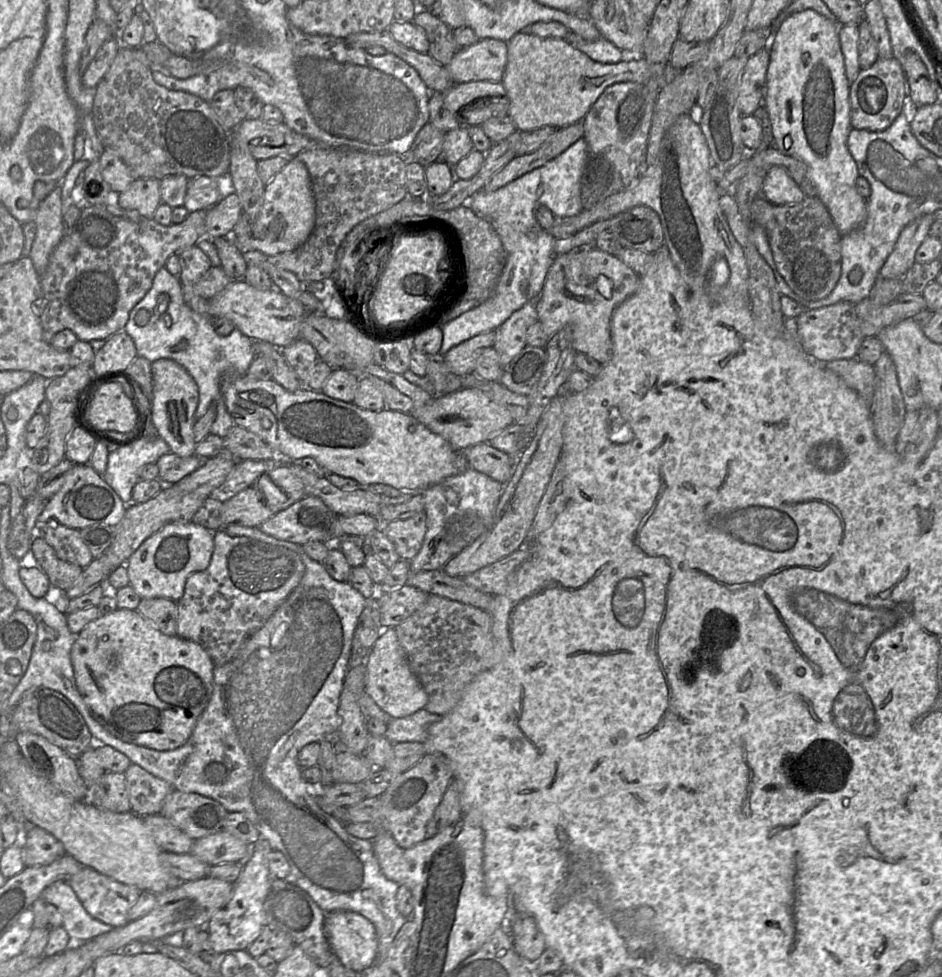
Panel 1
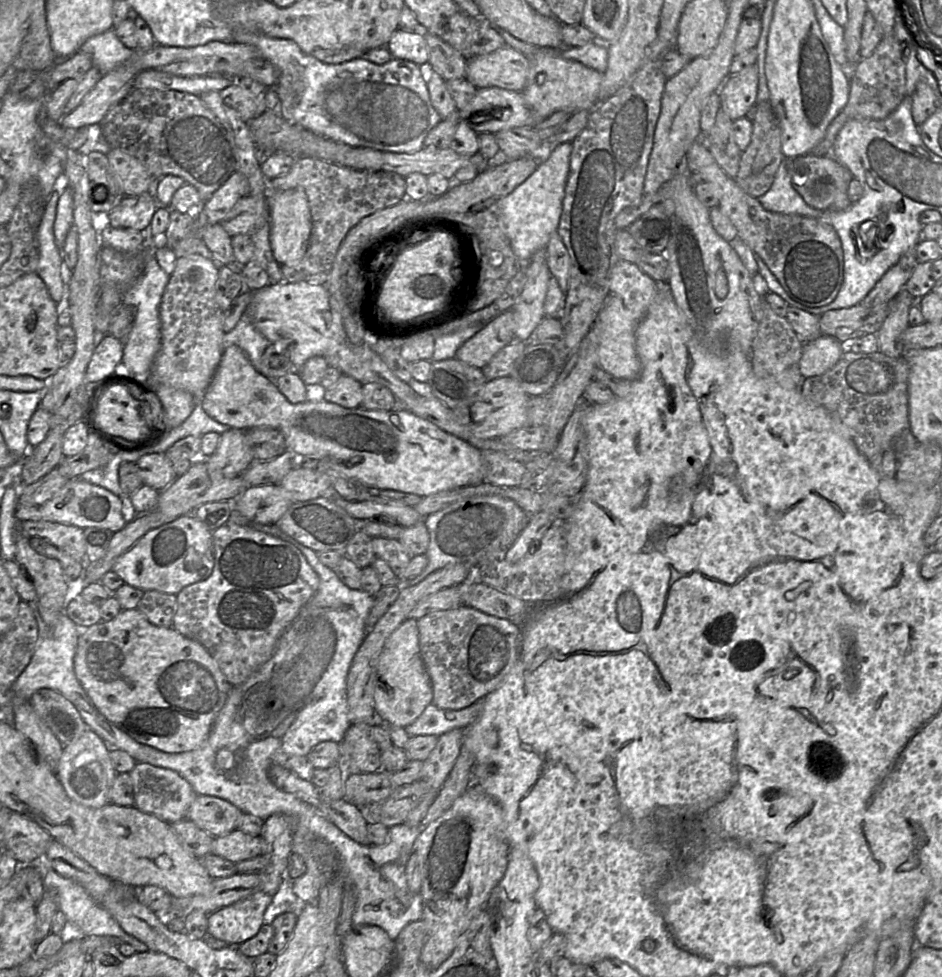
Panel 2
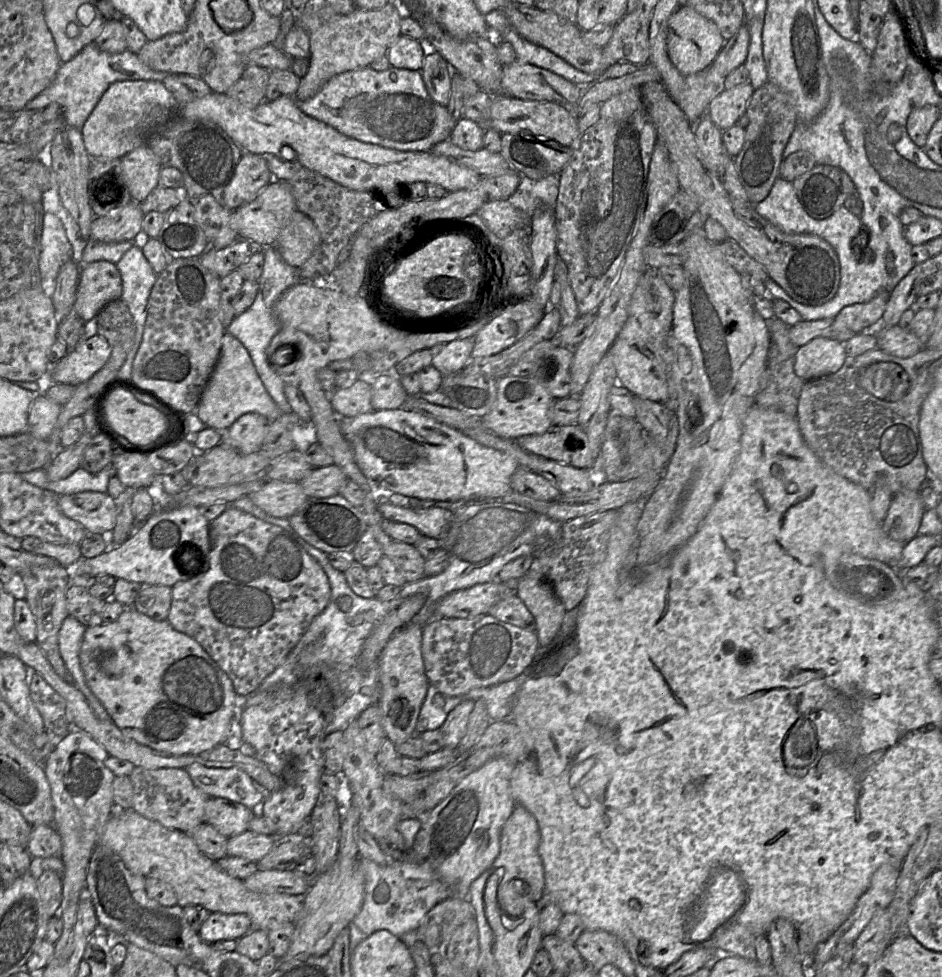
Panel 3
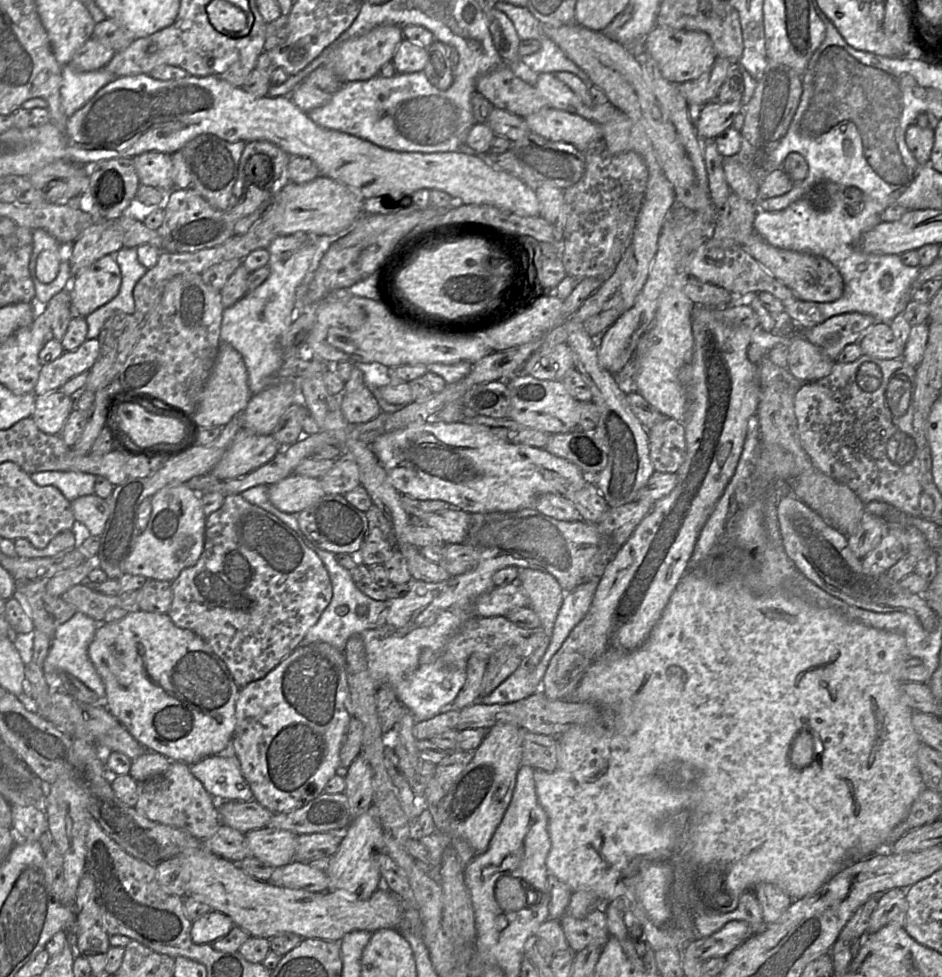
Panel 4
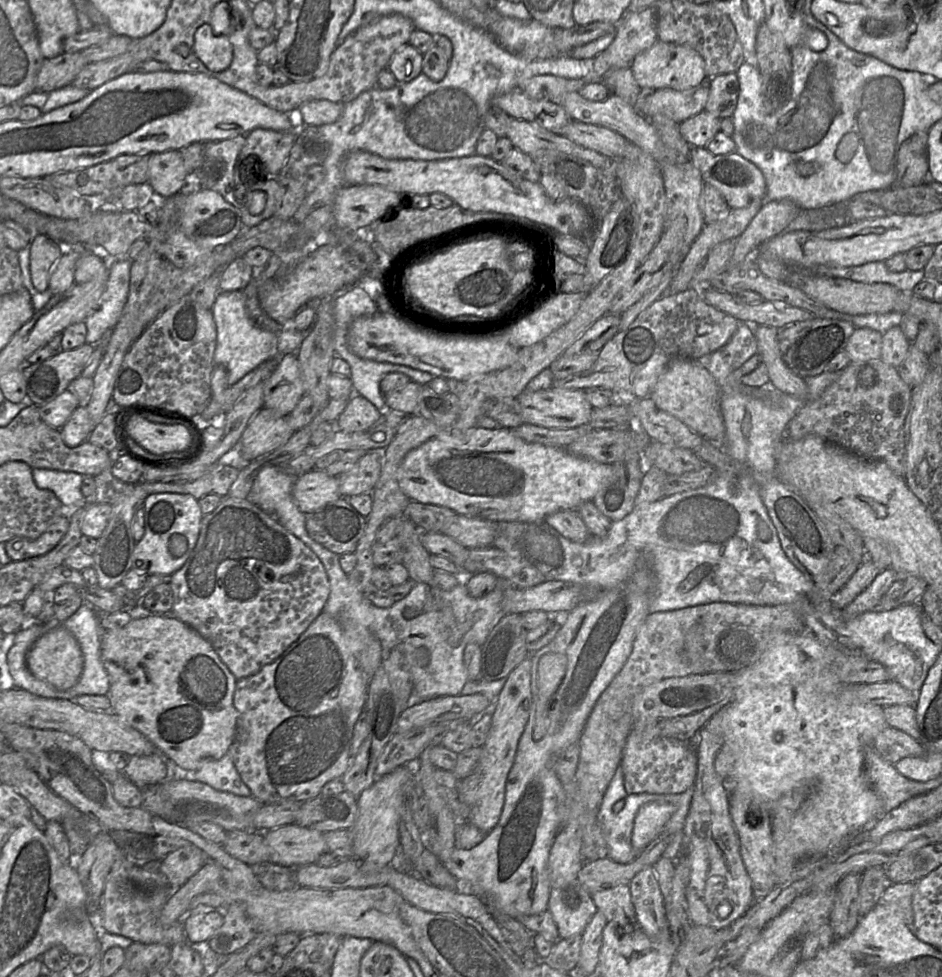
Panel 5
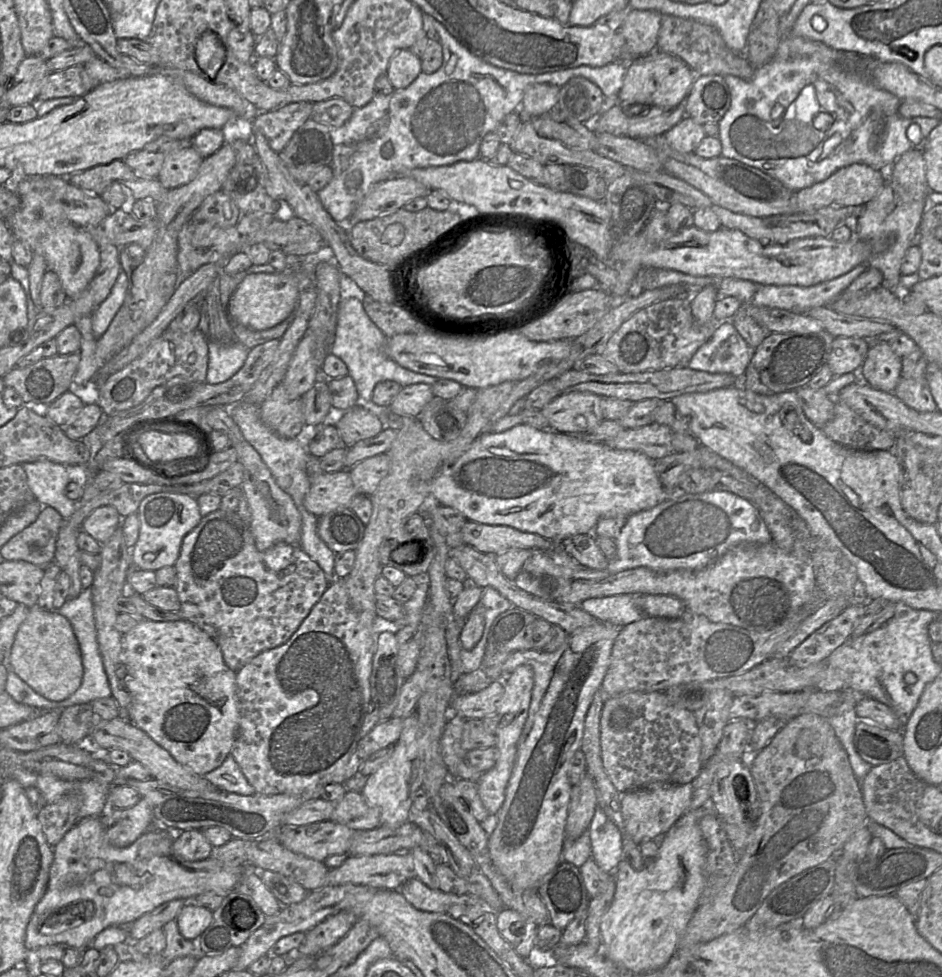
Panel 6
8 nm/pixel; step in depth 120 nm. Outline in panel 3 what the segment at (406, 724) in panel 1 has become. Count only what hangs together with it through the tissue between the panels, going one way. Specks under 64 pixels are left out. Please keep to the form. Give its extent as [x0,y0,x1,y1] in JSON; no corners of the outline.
[415,684,465,734]

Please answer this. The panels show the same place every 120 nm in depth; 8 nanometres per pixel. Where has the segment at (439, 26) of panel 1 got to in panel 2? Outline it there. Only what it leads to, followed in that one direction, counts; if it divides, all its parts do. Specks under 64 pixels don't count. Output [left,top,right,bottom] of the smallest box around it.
[424,32,466,81]

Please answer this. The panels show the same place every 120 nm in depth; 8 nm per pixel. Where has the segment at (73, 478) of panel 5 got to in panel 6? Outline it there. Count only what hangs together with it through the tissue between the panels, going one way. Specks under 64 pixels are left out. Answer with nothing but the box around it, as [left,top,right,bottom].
[21,460,77,519]

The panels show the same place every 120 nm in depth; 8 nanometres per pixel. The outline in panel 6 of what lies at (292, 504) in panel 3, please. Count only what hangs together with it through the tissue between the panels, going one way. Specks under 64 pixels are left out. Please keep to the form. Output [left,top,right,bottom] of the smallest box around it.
[304,470,358,517]

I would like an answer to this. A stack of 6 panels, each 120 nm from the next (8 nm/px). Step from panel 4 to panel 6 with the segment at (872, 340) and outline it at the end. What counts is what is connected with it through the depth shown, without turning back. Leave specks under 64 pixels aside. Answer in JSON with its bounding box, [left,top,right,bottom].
[826,337,872,376]

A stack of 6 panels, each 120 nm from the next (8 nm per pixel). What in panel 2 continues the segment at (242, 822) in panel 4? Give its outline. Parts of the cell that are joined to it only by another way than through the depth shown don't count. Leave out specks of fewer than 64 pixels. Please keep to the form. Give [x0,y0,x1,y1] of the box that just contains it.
[187,795,243,837]

